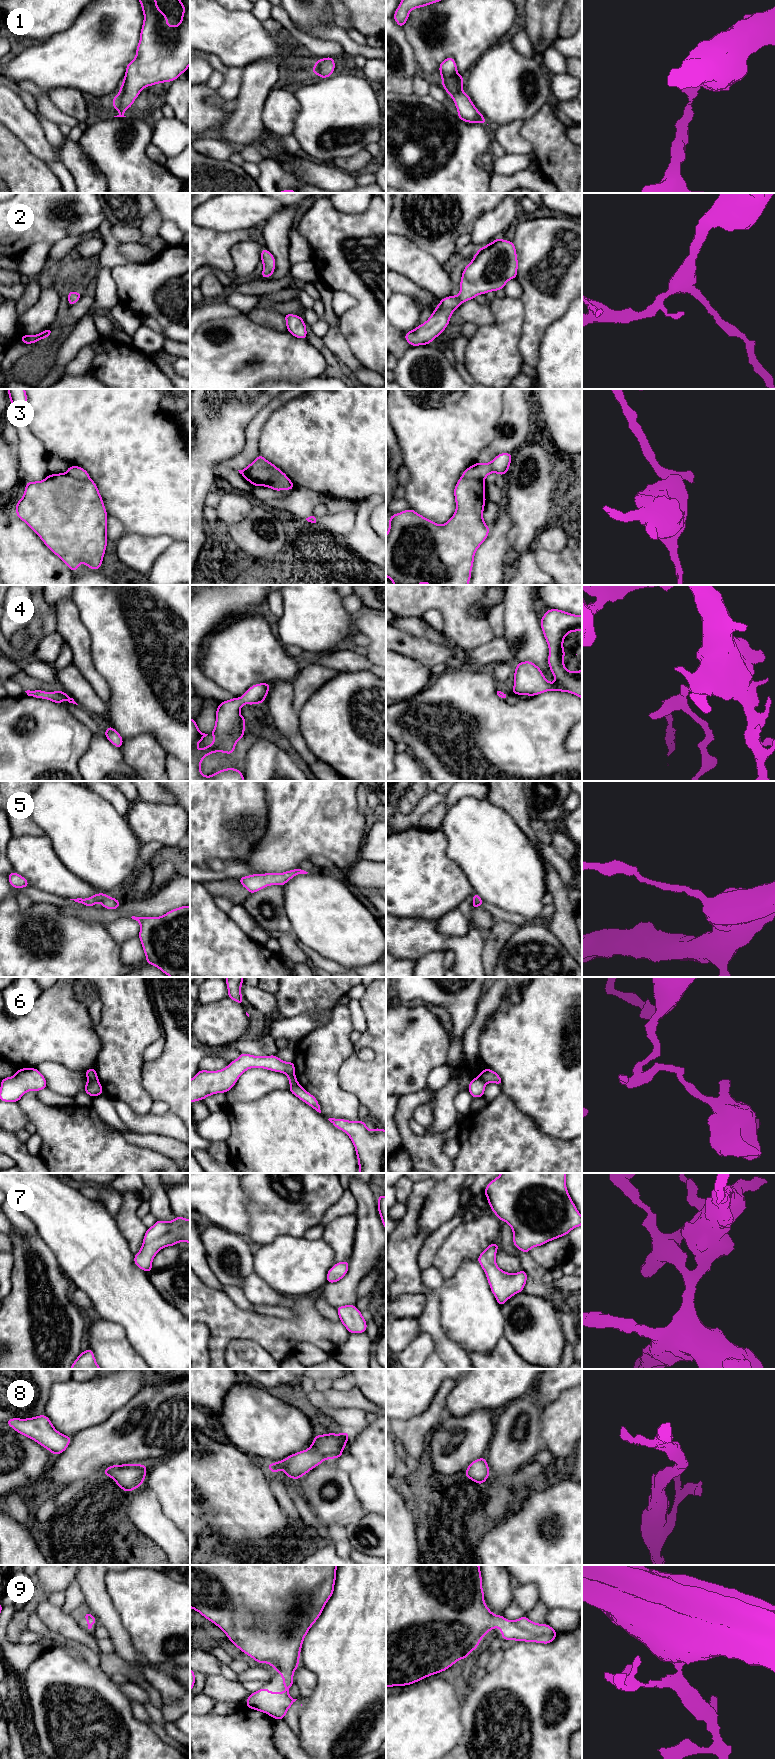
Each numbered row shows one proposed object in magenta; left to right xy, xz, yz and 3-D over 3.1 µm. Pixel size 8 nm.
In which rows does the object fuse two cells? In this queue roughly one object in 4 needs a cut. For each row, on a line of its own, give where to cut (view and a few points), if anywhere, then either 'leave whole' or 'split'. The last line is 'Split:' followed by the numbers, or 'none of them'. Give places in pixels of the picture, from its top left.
1: no cut | leave whole
2: no cut | leave whole
3: xy (66, 472), (76, 478), (89, 479) | split
4: no cut | leave whole
5: no cut | leave whole
6: xy (88, 1078), (97, 1080) | split
7: no cut | leave whole
8: no cut | leave whole
9: no cut | leave whole
Split: 3, 6

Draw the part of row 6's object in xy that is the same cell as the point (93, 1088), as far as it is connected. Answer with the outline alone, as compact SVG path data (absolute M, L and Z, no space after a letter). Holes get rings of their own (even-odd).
M87 1080L86 1085L84 1087L85 1093L90 1095L91 1097L96 1097L101 1095L104 1089L102 1088L101 1083L99 1080Z

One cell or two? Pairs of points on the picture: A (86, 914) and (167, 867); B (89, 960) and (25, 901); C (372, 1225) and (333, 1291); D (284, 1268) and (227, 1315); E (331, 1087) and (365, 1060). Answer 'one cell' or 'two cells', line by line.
A: two cells
B: two cells
C: one cell
D: two cells
E: two cells

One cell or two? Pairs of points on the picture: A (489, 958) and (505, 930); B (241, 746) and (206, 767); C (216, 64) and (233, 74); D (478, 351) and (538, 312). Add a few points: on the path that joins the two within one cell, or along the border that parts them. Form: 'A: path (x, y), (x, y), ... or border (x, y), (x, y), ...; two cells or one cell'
A: path (491, 951), (498, 941), (498, 937); one cell
B: path (235, 755), (230, 760), (215, 762); one cell
C: border (228, 67), (223, 73); two cells
D: border (521, 300), (524, 306), (524, 319), (518, 346); two cells

